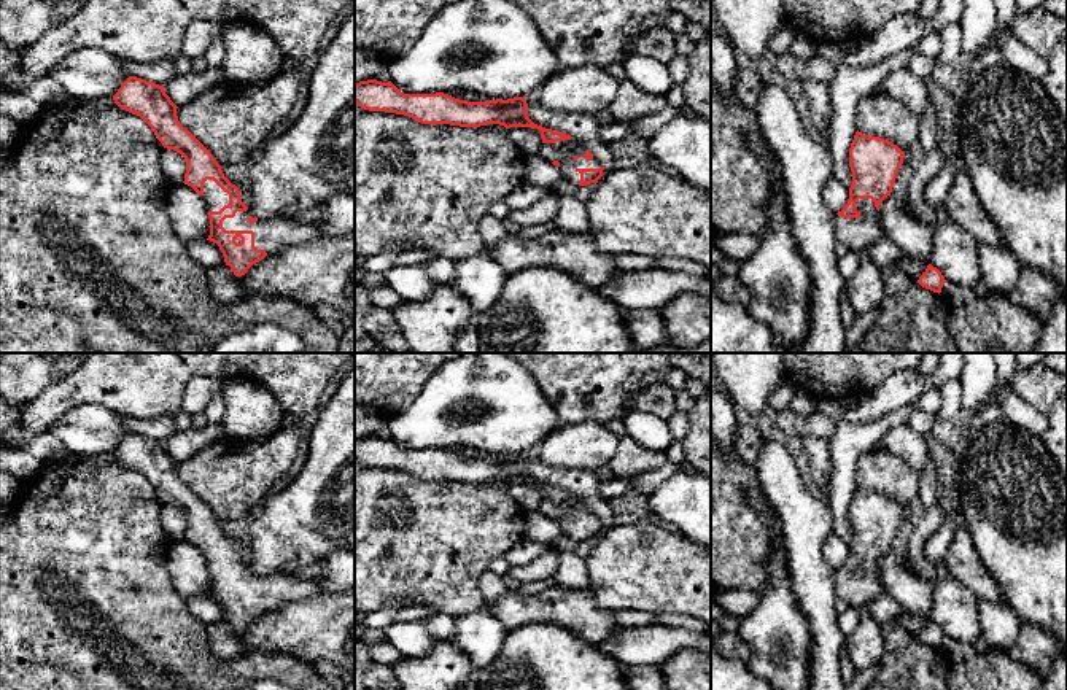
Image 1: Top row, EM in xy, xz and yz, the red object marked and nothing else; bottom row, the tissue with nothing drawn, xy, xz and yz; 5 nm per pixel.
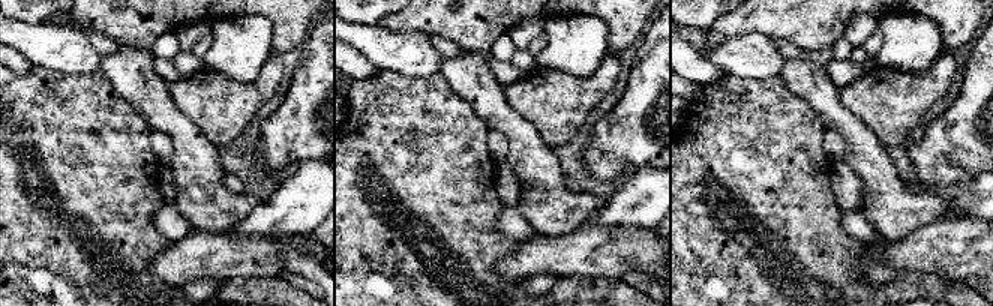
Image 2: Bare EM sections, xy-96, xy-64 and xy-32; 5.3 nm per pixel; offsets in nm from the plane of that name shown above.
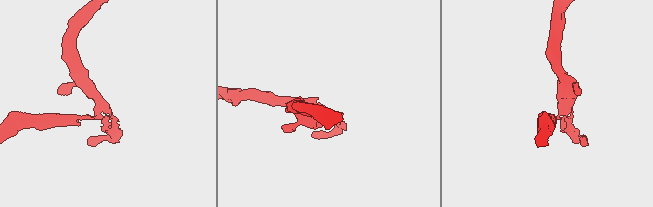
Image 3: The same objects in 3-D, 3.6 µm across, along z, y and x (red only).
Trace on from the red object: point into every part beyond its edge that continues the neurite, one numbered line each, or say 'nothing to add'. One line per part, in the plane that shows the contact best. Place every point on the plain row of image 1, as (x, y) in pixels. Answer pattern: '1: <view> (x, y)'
1: xy (271, 592)

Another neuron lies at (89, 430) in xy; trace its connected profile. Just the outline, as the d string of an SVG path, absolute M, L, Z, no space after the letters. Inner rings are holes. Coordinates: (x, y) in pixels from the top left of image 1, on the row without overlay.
M84 404L67 410L48 429L78 455L113 453L129 434L118 413L99 405Z

